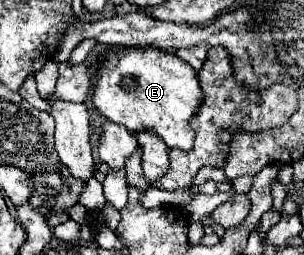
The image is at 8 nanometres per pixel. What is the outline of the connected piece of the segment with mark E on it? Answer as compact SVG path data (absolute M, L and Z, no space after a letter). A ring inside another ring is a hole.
M155 48L109 50L99 58L93 102L107 120L125 126L131 132L155 130L169 148L189 152L195 140L191 118L203 104L203 90L197 72L173 54Z

